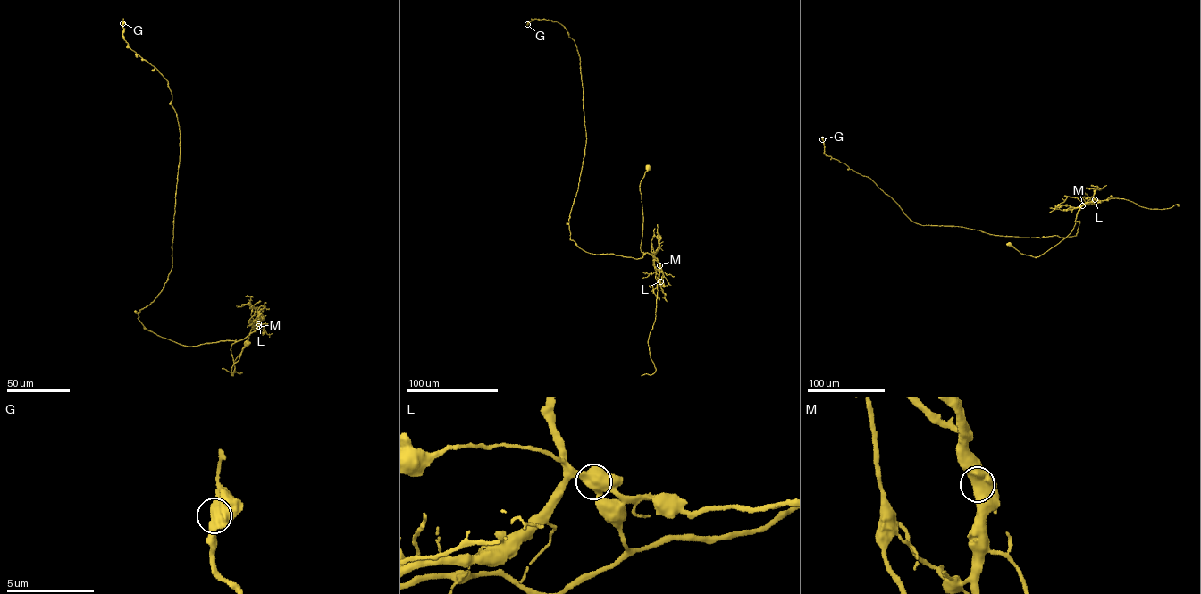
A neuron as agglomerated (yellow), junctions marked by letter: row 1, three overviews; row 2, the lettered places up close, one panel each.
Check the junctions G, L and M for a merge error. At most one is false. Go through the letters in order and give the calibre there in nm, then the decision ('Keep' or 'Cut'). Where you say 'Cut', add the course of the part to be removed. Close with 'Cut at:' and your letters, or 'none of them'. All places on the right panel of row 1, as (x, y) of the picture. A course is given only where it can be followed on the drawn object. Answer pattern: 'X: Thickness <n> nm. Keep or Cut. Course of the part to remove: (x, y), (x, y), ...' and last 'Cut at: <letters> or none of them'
G: Thickness 550 nm. Keep
L: Thickness 550 nm. Cut. Course of the part to remove: (1095, 199), (1096, 202), (1124, 198), (1151, 209), (1179, 205)
M: Thickness 550 nm. Keep
Cut at: L

